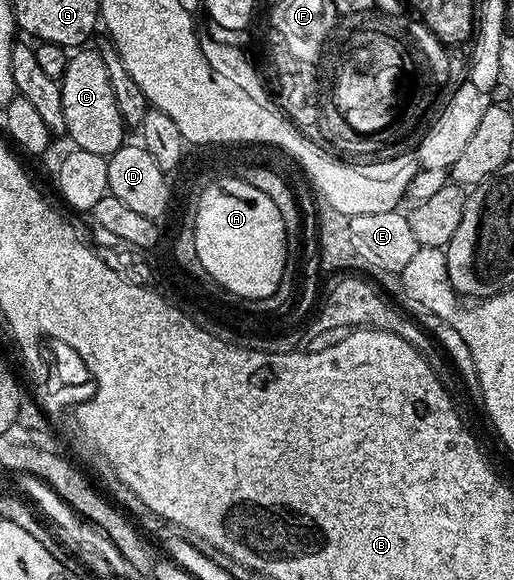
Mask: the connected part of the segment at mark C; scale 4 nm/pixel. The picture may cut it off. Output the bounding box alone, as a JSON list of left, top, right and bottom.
[59,48,127,156]

